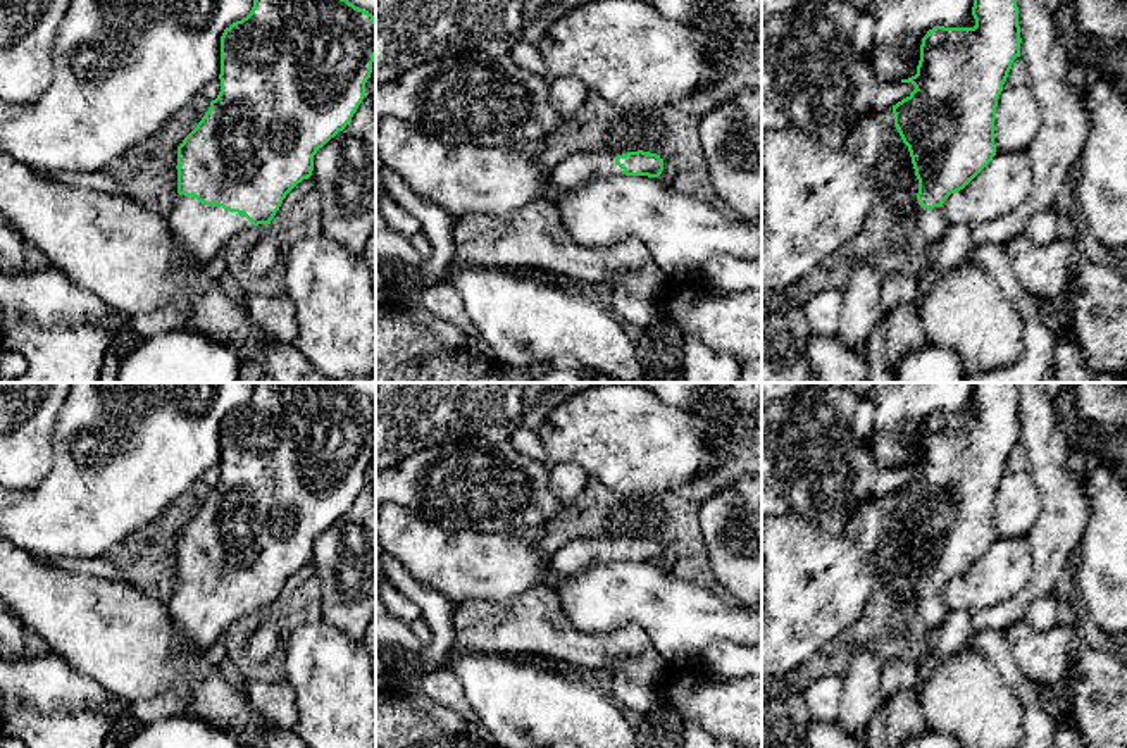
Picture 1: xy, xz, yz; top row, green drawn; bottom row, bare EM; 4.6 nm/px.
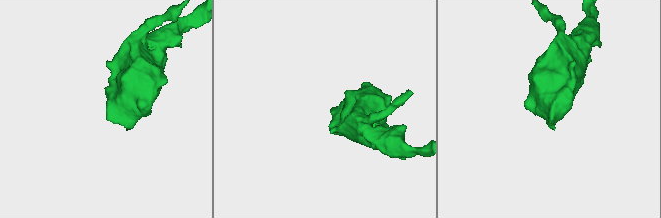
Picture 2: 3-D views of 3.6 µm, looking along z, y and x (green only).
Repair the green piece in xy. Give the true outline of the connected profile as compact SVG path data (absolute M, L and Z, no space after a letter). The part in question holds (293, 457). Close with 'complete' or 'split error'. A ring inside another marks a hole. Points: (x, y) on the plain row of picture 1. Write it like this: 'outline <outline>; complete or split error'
outline M255 383L253 393L246 403L233 408L221 422L221 477L210 488L209 496L196 514L177 533L177 584L167 602L171 619L176 629L186 636L196 651L209 650L222 634L224 629L236 619L258 612L271 610L286 581L303 565L308 565L314 557L314 541L331 524L346 514L365 483L365 469L372 458L376 443L376 405L364 395L355 393L343 383Z; split error

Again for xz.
outline M579 538L565 543L551 557L551 572L569 576L593 565L612 562L648 562L658 564L663 557L663 546L650 538L627 539L593 539Z; split error

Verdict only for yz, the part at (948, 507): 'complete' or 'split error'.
split error

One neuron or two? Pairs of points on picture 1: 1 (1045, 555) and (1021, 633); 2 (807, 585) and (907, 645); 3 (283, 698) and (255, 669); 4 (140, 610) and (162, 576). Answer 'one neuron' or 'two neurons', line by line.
1: two neurons
2: two neurons
3: two neurons
4: two neurons

